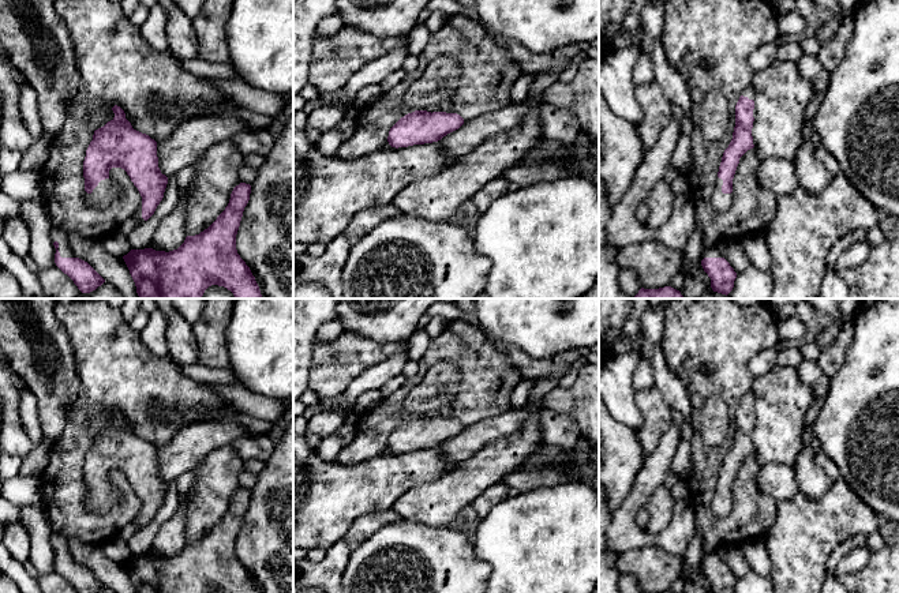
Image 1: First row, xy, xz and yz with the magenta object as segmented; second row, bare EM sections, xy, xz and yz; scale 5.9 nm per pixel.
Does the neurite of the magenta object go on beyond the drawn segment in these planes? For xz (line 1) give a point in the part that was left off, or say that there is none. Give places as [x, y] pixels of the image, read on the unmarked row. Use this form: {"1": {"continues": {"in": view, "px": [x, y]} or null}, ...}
{"1": {"continues": null}}

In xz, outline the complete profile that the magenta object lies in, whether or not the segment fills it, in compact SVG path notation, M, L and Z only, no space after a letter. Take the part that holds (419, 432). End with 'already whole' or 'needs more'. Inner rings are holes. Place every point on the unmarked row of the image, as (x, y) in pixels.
M415 416L401 423L389 436L392 453L408 453L441 446L458 435L464 424L457 419Z | already whole

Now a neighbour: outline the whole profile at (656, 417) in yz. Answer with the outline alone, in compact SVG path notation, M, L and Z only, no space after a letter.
M656 387L637 390L636 405L641 413L641 425L637 431L643 451L651 454L673 424L673 410L664 402Z

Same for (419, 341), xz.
M416 330L407 339L408 346L409 346L409 350L408 350L409 360L419 361L424 356L428 345L430 345L430 341L431 341L431 338L428 337L428 334L424 330Z

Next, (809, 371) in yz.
M804 359L797 371L801 380L812 386L817 395L828 393L829 379L823 374L819 363Z

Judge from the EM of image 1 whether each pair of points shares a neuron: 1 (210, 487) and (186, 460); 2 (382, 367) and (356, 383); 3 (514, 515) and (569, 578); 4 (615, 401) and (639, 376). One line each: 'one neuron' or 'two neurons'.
1: two neurons
2: one neuron
3: one neuron
4: two neurons

